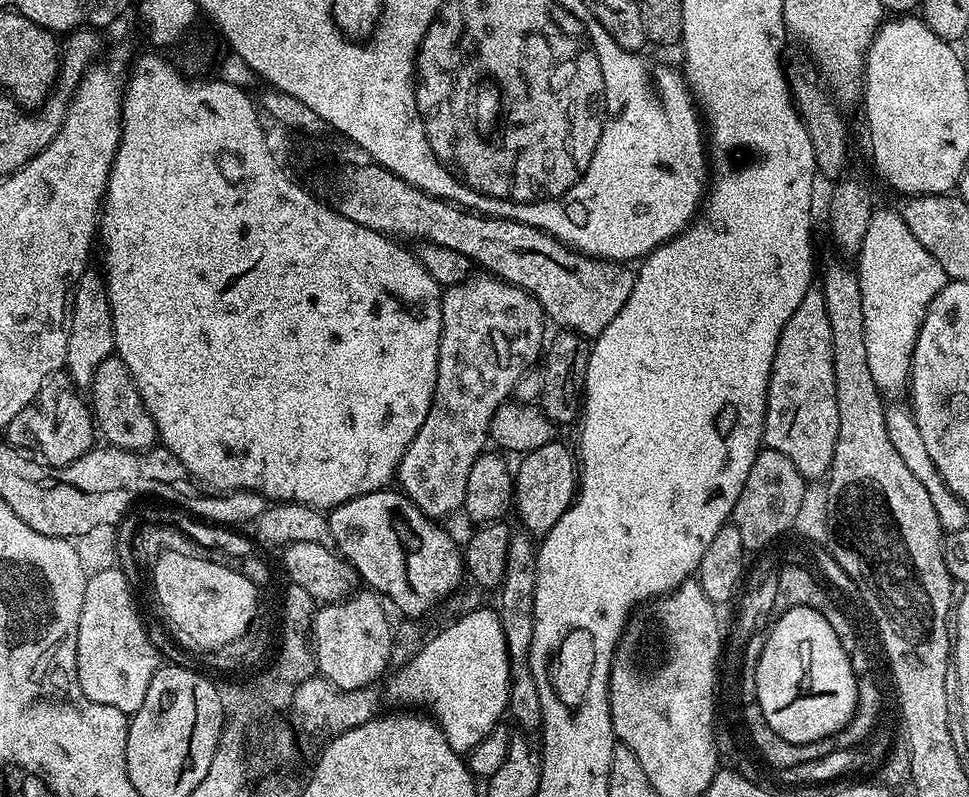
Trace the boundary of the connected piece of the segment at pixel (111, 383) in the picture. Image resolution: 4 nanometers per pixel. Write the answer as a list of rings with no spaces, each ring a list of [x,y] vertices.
[[[118,356],[104,359],[99,364],[98,370],[95,371],[88,391],[92,394],[92,400],[90,396],[90,410],[93,414],[95,427],[99,435],[101,432],[111,447],[147,451],[157,443],[156,423],[145,410],[136,383],[124,360]]]

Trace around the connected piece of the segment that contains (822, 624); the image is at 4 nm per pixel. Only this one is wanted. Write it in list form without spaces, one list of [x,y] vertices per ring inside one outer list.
[[[806,606],[786,610],[772,625],[774,626],[767,629],[766,646],[756,663],[754,700],[762,710],[766,722],[772,724],[774,734],[792,743],[810,743],[842,731],[851,722],[856,710],[857,686],[849,649],[840,644],[840,636],[834,634],[834,626],[818,610]]]

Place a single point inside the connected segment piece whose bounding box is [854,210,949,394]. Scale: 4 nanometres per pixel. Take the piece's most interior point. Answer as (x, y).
(898, 277)

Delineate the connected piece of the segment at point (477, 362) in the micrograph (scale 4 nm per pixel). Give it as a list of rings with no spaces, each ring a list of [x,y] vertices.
[[[473,274],[462,282],[447,285],[440,297],[440,309],[442,310],[442,326],[444,330],[440,338],[440,353],[438,354],[434,398],[430,402],[430,410],[426,410],[426,422],[422,422],[418,434],[414,434],[414,438],[410,442],[406,454],[400,459],[400,467],[398,469],[399,491],[403,492],[405,496],[409,496],[414,502],[414,506],[418,506],[418,510],[422,510],[433,518],[448,516],[451,512],[459,513],[463,509],[464,499],[466,498],[466,482],[470,479],[470,466],[474,466],[474,462],[480,457],[480,453],[485,451],[486,445],[489,443],[488,427],[490,426],[490,422],[494,418],[496,411],[500,408],[500,405],[512,396],[512,388],[518,382],[518,378],[522,378],[522,374],[541,359],[542,345],[546,340],[546,335],[544,336],[546,317],[543,308],[540,307],[540,303],[526,290],[522,290],[513,284],[507,284],[506,281],[499,280],[497,276],[491,274]]]

